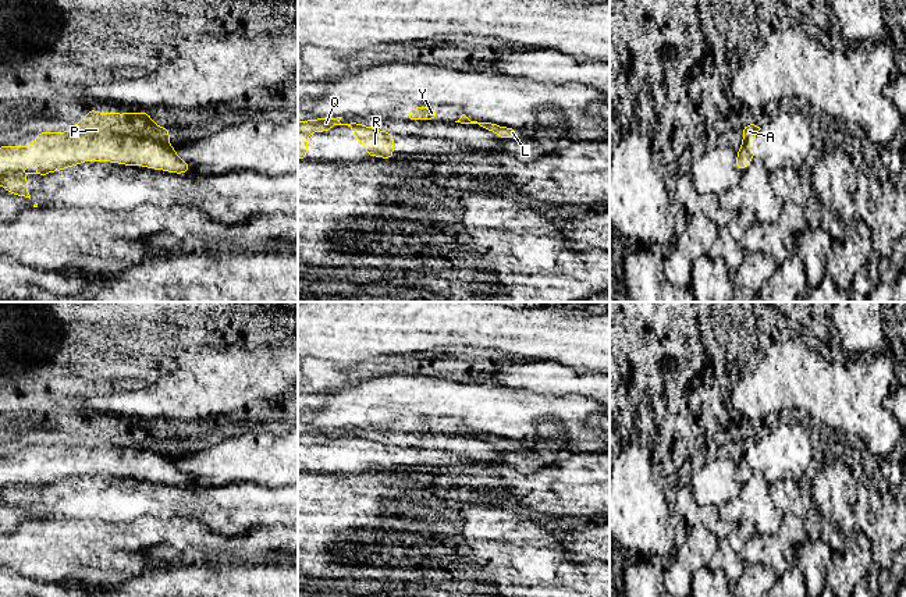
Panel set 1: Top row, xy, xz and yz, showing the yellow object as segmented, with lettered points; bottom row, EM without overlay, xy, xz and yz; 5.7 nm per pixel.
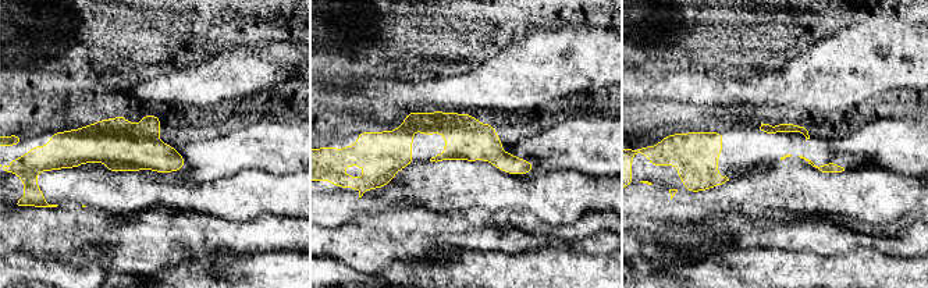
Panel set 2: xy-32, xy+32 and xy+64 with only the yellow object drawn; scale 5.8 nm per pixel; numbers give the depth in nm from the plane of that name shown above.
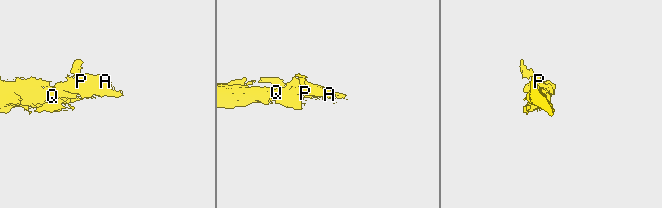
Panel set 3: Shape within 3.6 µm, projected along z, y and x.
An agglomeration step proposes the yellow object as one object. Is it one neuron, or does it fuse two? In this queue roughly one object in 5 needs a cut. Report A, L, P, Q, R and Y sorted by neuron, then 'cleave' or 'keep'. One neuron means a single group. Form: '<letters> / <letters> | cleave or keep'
A L P Q R Y | keep

